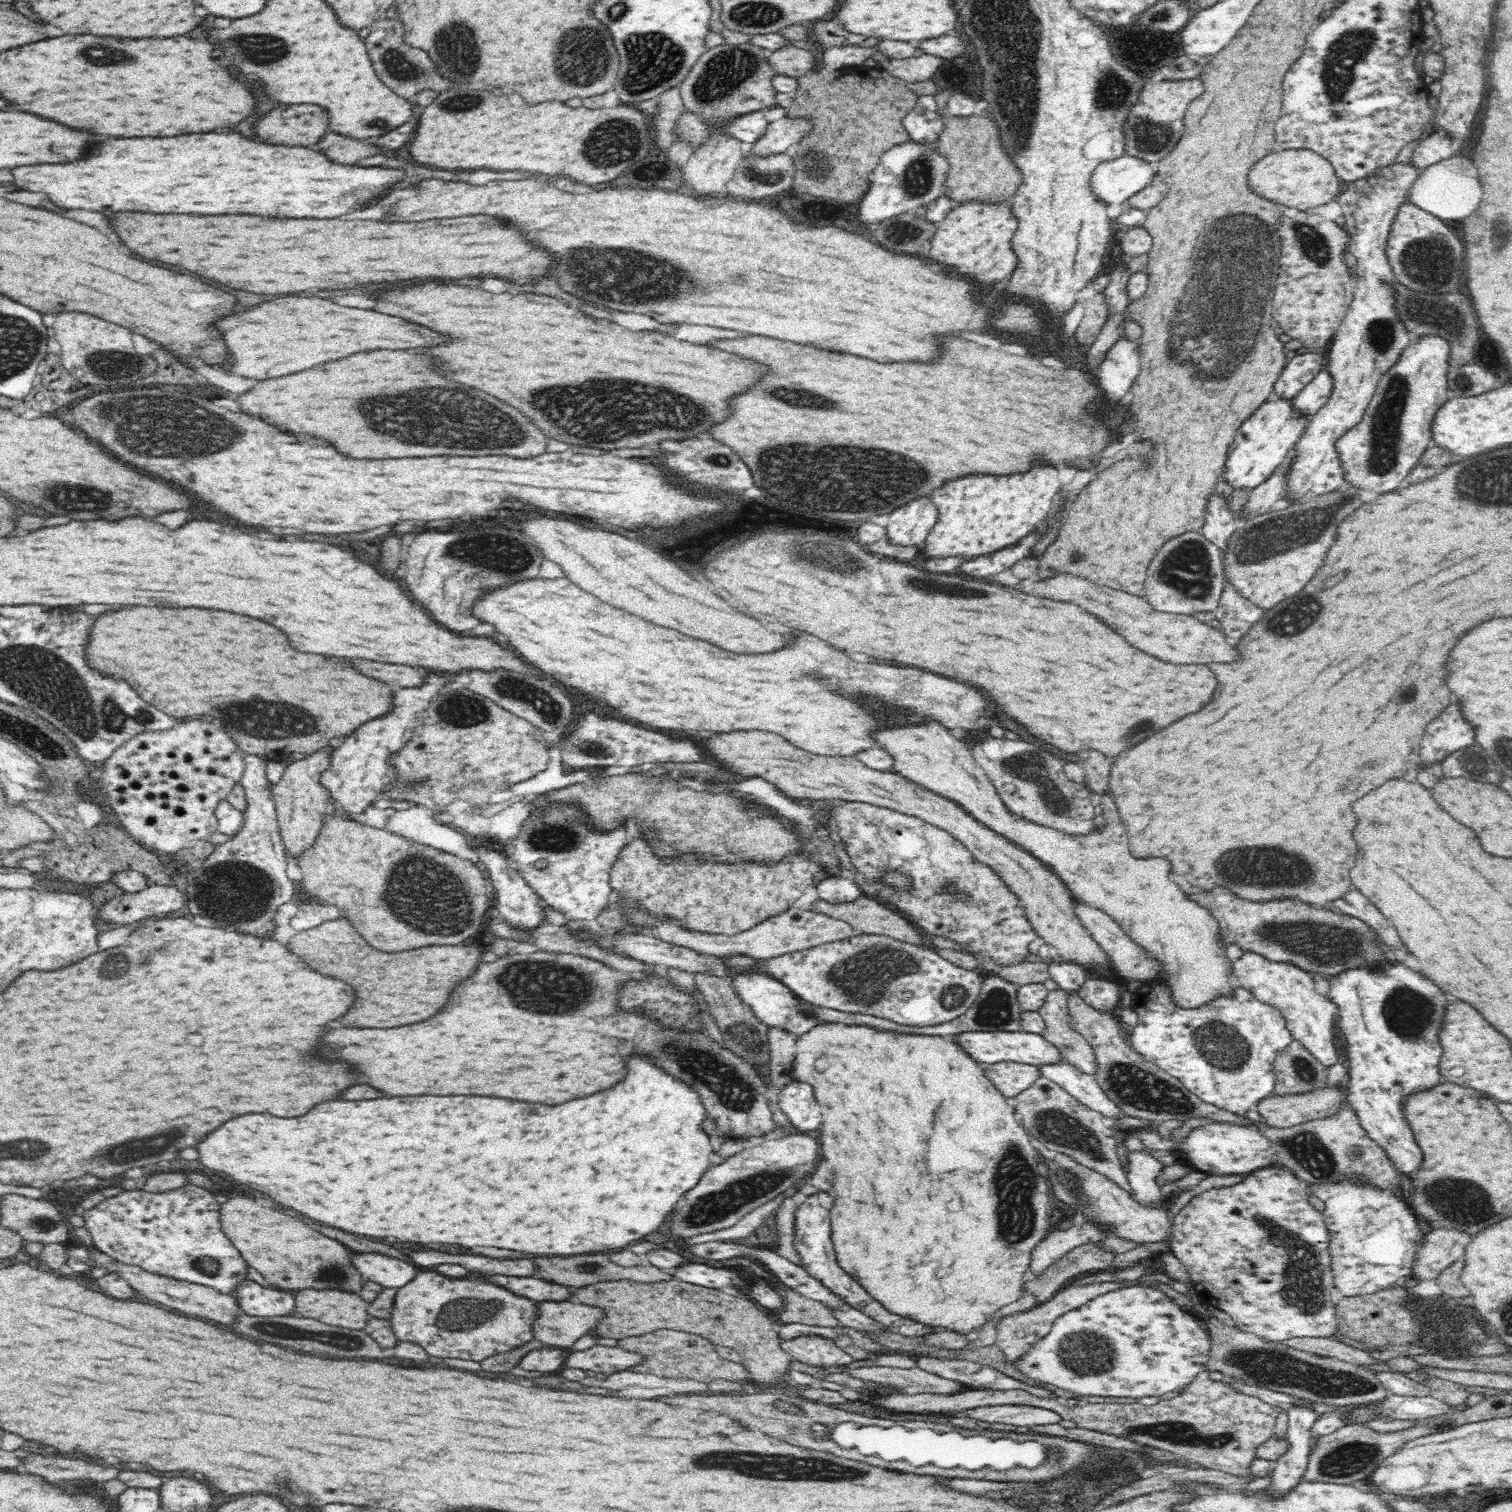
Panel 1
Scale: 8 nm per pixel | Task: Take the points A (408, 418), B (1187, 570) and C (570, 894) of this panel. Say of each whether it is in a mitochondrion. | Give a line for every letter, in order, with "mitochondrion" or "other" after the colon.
A: mitochondrion
B: mitochondrion
C: other

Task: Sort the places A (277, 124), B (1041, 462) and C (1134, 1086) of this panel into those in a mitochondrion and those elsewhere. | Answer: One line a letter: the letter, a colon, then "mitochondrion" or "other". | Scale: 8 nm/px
A: other
B: other
C: mitochondrion

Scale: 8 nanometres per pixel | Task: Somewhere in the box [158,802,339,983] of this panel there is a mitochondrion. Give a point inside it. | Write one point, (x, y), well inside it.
(242, 893)

